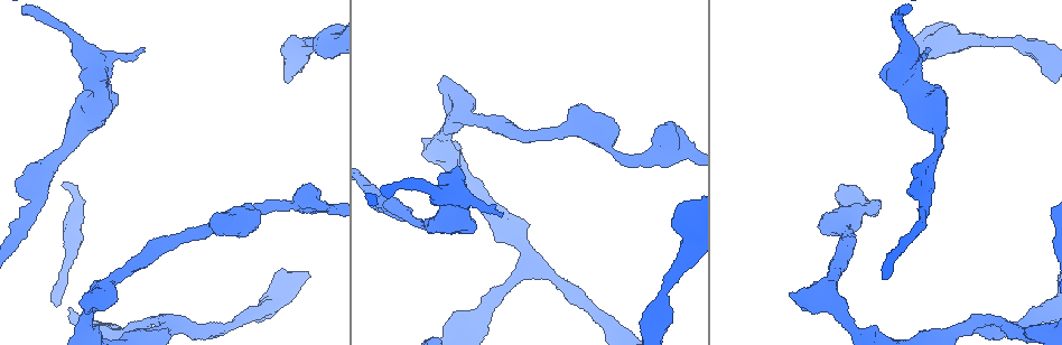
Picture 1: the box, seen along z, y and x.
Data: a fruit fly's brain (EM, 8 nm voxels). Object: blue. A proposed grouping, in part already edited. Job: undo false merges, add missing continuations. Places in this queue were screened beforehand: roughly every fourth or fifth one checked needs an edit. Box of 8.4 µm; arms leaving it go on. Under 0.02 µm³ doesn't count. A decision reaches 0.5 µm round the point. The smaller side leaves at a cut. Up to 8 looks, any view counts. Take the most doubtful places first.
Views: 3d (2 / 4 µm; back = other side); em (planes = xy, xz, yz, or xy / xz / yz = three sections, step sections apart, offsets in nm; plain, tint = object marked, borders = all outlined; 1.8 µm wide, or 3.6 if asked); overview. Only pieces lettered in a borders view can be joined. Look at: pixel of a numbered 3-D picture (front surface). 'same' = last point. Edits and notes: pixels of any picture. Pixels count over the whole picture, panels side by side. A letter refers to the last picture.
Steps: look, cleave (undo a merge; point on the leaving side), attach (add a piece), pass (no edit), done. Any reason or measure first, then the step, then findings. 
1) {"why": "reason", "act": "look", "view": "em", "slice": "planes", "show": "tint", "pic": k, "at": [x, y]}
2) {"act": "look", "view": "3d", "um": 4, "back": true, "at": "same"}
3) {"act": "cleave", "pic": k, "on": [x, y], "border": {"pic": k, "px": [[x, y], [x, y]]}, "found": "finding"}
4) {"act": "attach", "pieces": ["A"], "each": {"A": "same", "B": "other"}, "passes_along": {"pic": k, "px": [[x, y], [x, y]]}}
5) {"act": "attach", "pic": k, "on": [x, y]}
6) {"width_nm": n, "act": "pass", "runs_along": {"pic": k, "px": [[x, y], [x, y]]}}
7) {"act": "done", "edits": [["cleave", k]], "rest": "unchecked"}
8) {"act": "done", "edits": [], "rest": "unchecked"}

{"why": "free end", "act": "look", "view": "em", "slice": "planes", "show": "borders", "pic": 1, "at": [927, 49]}

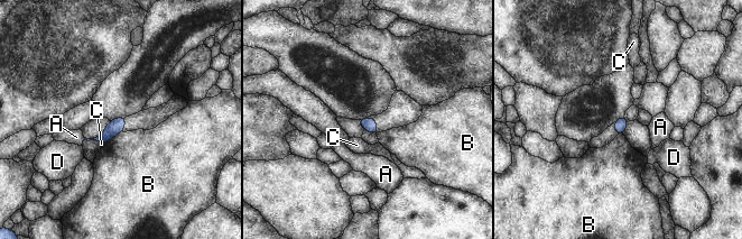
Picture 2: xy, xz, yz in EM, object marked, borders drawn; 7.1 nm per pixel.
{"act": "pass", "each": {"A": "other", "B": "other", "C": "other", "D": "other"}, "border": {"pic": 2, "px": [[122, 130], [103, 144]]}, "found": "no lettered piece goes on from it"}

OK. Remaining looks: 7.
{"why": "branch stops here", "act": "look", "view": "3d", "um": 2, "pic": 1, "at": [911, 192]}

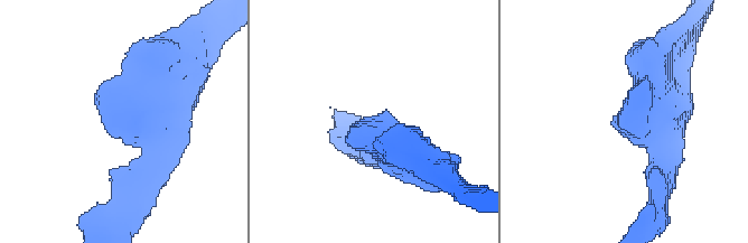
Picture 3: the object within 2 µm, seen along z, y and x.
{"act": "look", "view": "em", "slice": "planes", "show": "borders", "pic": 3, "at": [106, 123]}

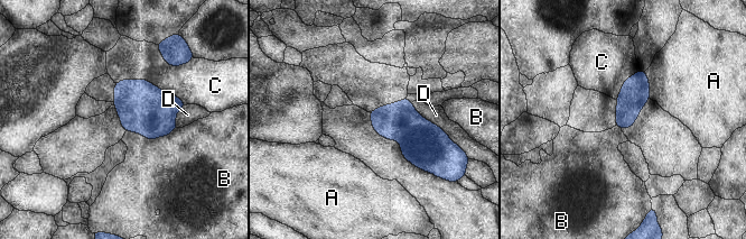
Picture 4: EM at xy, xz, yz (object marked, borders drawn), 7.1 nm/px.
{"longest_contact_nm": ["C", 550], "act": "pass", "each": {"A": "other", "B": "other", "C": "other", "D": "other"}, "border": {"pic": 4, "px": [[177, 128], [151, 139], [126, 131]]}, "found": "none of them fits"}

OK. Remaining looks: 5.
{"why": "branch point", "act": "look", "view": "em", "slice": "planes", "show": "tint", "pic": 1, "at": [529, 256]}

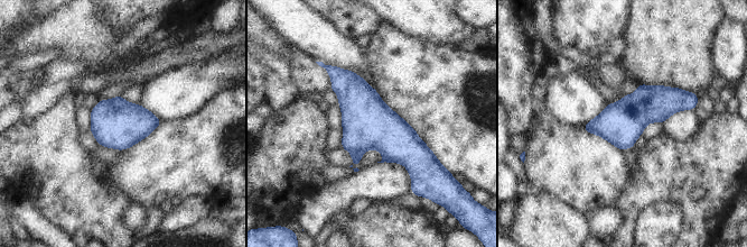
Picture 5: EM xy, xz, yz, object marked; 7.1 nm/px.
{"why": "what lies round it", "act": "look", "view": "em", "slice": "planes", "show": "borders", "at": "same"}

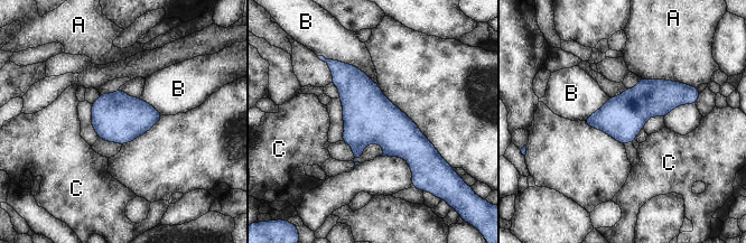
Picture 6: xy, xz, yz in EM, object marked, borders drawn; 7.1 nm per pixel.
{"width_nm": 320, "longest_contact_nm": ["B", 440], "act": "pass", "each": {"A": "other", "B": "other", "C": "other"}, "found": "continuous, no second neuron"}

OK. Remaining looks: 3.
{"act": "done", "edits": [], "rest": "unchecked"}

